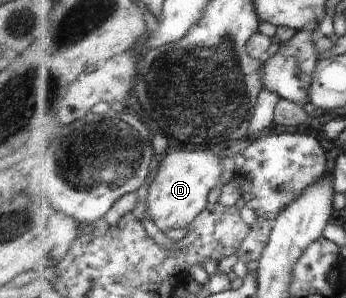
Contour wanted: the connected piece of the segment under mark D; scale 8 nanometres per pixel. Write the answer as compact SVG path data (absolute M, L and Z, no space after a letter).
M172 150L160 159L160 170L149 187L147 206L156 229L163 232L178 227L189 227L210 204L210 195L221 185L223 160L210 151Z

